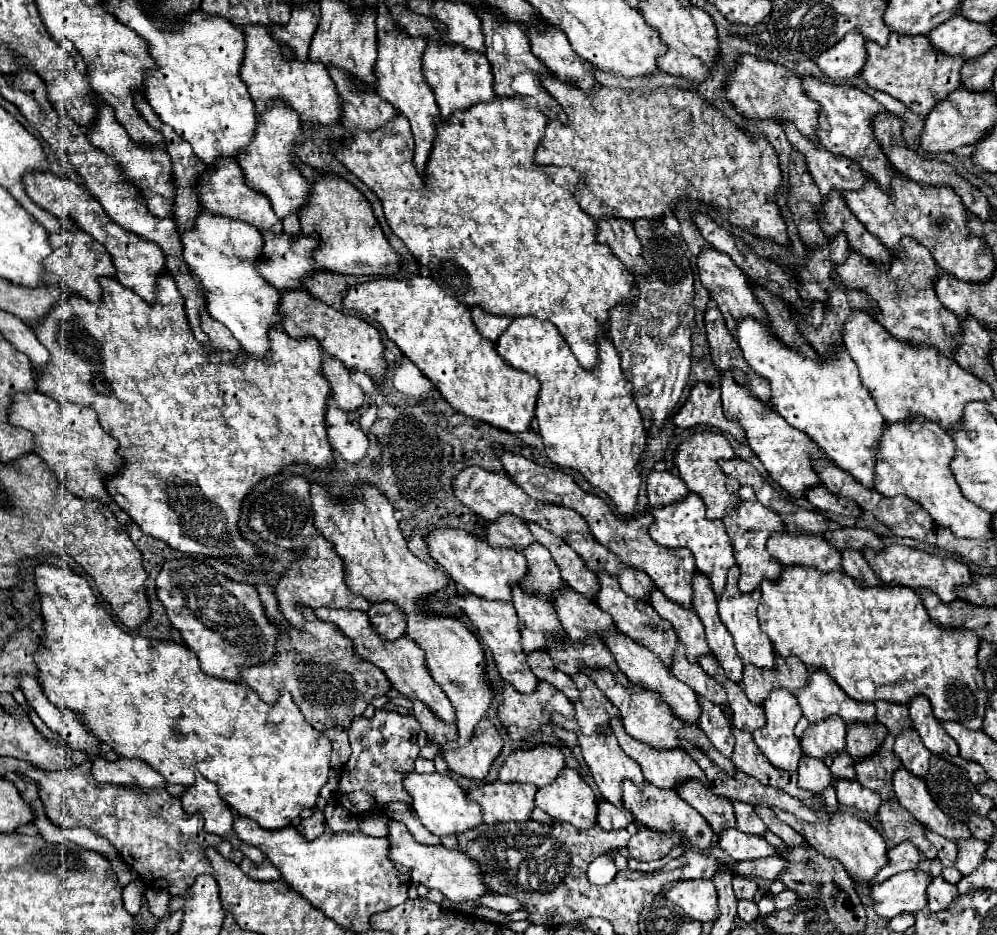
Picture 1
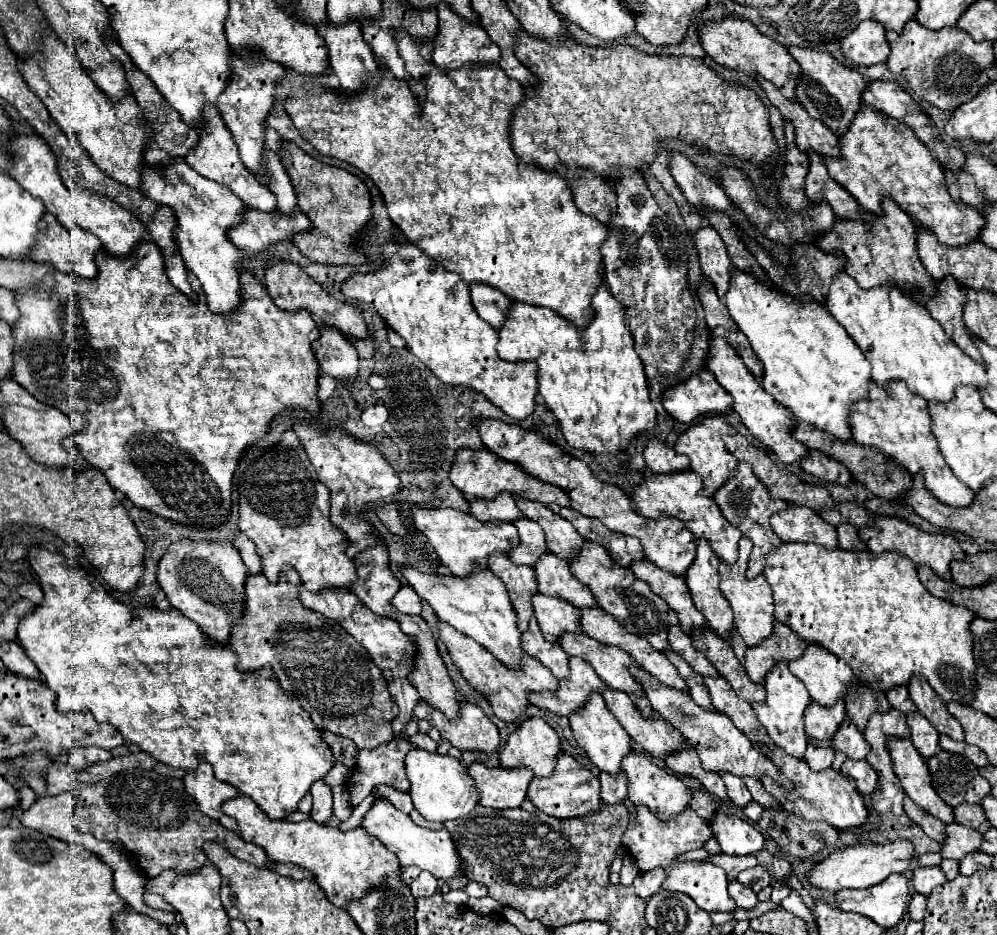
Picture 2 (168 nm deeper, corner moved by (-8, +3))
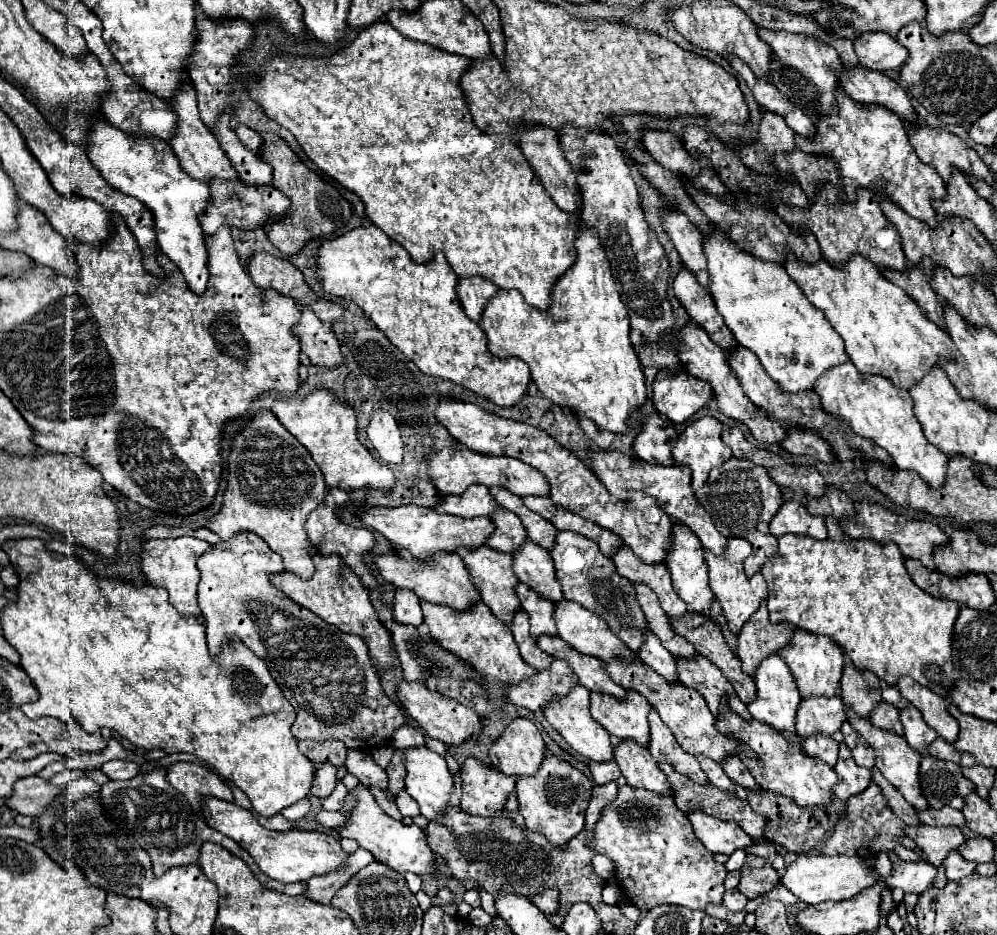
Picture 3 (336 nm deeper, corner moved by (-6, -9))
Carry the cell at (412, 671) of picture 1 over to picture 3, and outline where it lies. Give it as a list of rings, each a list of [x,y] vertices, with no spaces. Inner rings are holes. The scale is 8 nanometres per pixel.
[[[314,555],[314,565],[316,573],[310,581],[302,581],[300,577],[294,577],[292,573],[284,571],[278,577],[272,577],[274,587],[278,587],[288,599],[298,603],[300,607],[310,609],[314,615],[324,619],[326,623],[338,627],[342,633],[352,633],[362,637],[362,641],[368,647],[370,661],[382,669],[392,669],[394,667],[394,647],[392,647],[392,637],[388,629],[378,621],[378,615],[374,613],[366,589],[362,589],[358,577],[350,573],[350,569],[344,567],[342,559],[338,555]]]

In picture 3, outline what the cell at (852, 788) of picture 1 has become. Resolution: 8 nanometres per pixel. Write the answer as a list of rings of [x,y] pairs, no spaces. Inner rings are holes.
[[[838,759],[838,763],[834,765],[834,771],[840,777],[840,783],[834,787],[834,795],[842,801],[848,801],[852,795],[862,793],[870,781],[872,781],[872,773],[866,767],[856,765],[852,759]]]

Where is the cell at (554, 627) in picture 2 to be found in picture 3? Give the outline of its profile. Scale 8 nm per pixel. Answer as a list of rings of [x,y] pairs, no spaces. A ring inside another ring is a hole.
[[[518,583],[516,593],[522,609],[530,615],[530,635],[534,639],[538,639],[540,635],[558,635],[558,629],[554,625],[554,603],[542,599],[524,583]]]

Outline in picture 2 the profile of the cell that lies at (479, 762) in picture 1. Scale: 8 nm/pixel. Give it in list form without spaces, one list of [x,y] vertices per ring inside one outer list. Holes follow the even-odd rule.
[[[418,701],[414,715],[418,719],[428,719],[442,735],[442,739],[450,741],[460,751],[486,751],[492,753],[500,745],[500,735],[496,725],[484,715],[478,705],[460,703],[460,717],[456,721],[448,721],[442,713],[436,713],[426,701]]]

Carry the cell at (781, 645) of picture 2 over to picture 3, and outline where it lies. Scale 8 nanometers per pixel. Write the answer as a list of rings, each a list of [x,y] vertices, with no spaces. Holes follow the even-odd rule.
[[[766,601],[750,617],[738,635],[738,657],[742,661],[742,671],[754,677],[758,665],[770,655],[780,653],[790,645],[794,629],[786,623],[770,623]]]

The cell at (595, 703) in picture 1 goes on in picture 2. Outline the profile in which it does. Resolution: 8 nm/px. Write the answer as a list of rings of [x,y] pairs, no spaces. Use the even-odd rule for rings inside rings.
[[[572,657],[570,659],[570,675],[560,681],[560,691],[556,693],[532,693],[530,703],[542,709],[548,709],[556,715],[568,717],[568,713],[574,713],[584,699],[588,699],[588,695],[592,691],[604,693],[608,689],[608,685],[604,685],[604,681],[600,681],[600,677],[596,675],[596,671],[580,657]]]

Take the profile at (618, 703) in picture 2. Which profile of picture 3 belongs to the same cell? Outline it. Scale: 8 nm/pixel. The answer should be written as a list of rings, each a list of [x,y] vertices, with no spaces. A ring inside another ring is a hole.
[[[628,691],[626,701],[614,699],[610,695],[592,693],[590,695],[590,713],[594,719],[604,725],[604,729],[618,737],[620,741],[632,739],[640,747],[648,747],[650,743],[650,727],[648,713],[652,705],[634,691]]]

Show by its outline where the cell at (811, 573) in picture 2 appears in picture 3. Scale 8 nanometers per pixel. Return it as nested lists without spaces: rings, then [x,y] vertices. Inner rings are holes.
[[[782,535],[778,539],[778,553],[772,557],[772,561],[766,563],[766,567],[762,567],[760,573],[764,575],[764,579],[768,583],[768,611],[770,611],[770,621],[772,623],[786,621],[794,629],[802,629],[802,631],[808,631],[808,633],[814,633],[814,635],[828,635],[830,639],[834,639],[838,643],[842,653],[850,657],[852,665],[856,665],[858,669],[870,669],[878,679],[886,681],[892,687],[898,683],[898,679],[902,675],[910,675],[914,681],[928,687],[932,693],[936,693],[944,699],[950,697],[950,693],[952,693],[952,689],[956,687],[956,681],[958,681],[958,671],[954,669],[954,663],[952,663],[952,633],[954,633],[954,623],[958,619],[960,605],[954,603],[954,601],[934,599],[926,591],[916,587],[914,581],[908,577],[906,567],[904,567],[904,557],[902,557],[900,549],[894,543],[888,543],[888,545],[882,547],[874,541],[854,541],[854,539],[852,541],[832,541],[832,539],[814,541],[814,539],[804,537],[804,535]]]

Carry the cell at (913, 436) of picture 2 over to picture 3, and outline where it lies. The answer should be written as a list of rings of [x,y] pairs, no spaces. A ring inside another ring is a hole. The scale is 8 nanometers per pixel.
[[[850,361],[838,369],[830,369],[830,373],[824,373],[814,391],[828,415],[836,415],[848,423],[852,433],[886,449],[898,469],[914,469],[932,489],[940,489],[946,483],[948,457],[938,453],[938,449],[926,441],[908,391],[898,389],[892,381],[886,381],[886,377],[862,377]]]

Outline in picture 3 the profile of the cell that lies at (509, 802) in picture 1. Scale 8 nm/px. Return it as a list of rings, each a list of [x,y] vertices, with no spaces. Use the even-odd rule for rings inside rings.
[[[464,761],[462,765],[462,811],[478,817],[494,817],[506,809],[508,795],[514,793],[516,777],[506,777],[498,769],[480,761]]]

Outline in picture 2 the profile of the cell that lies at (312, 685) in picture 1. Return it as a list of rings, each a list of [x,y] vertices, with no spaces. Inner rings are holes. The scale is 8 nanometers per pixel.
[[[286,567],[276,583],[268,583],[264,573],[248,575],[244,583],[244,613],[232,623],[232,637],[228,639],[228,647],[236,653],[238,669],[256,671],[270,665],[282,689],[298,697],[320,731],[348,737],[358,749],[374,749],[382,741],[391,741],[390,723],[399,709],[390,699],[382,671],[340,625],[302,607],[298,601],[298,573]]]

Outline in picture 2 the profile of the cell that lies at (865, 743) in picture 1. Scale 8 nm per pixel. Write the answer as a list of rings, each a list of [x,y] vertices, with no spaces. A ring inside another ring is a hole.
[[[860,681],[856,683],[856,691],[852,689],[852,693],[844,697],[844,701],[846,701],[848,719],[852,719],[860,731],[864,731],[872,713],[884,713],[890,709],[890,703],[884,691],[876,691]]]

